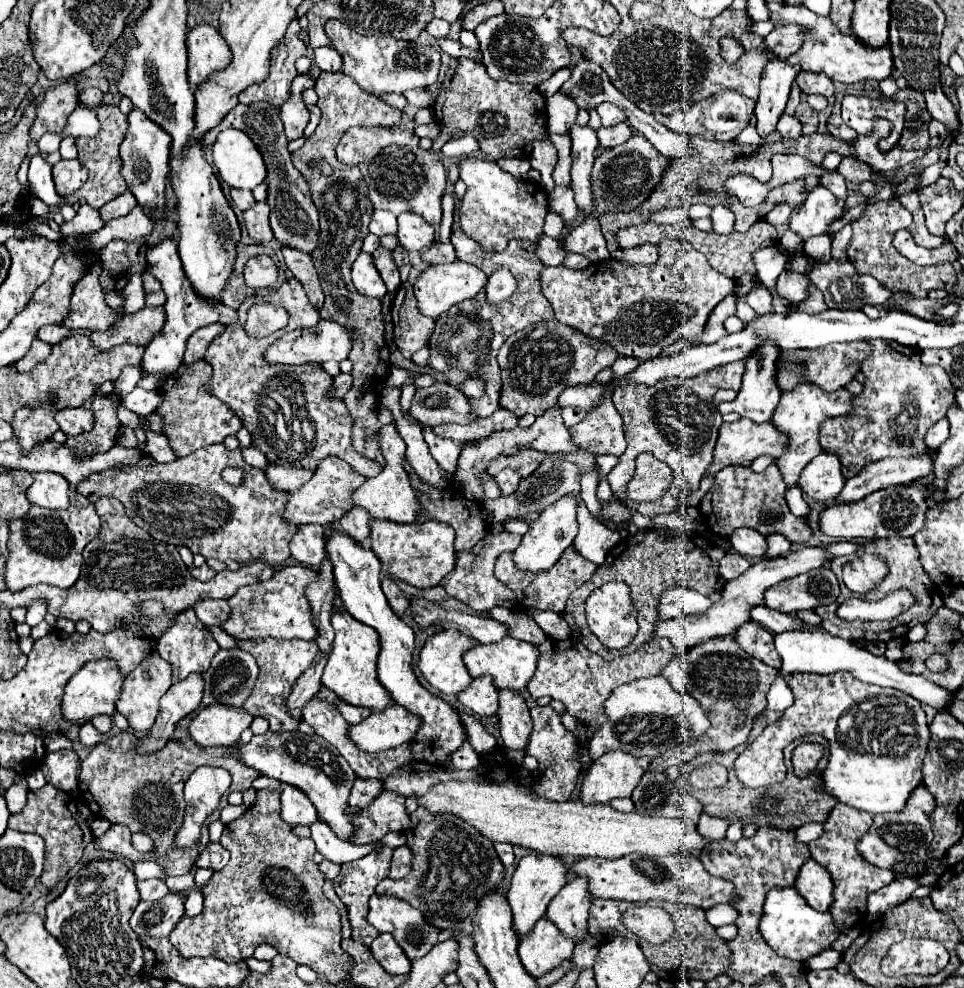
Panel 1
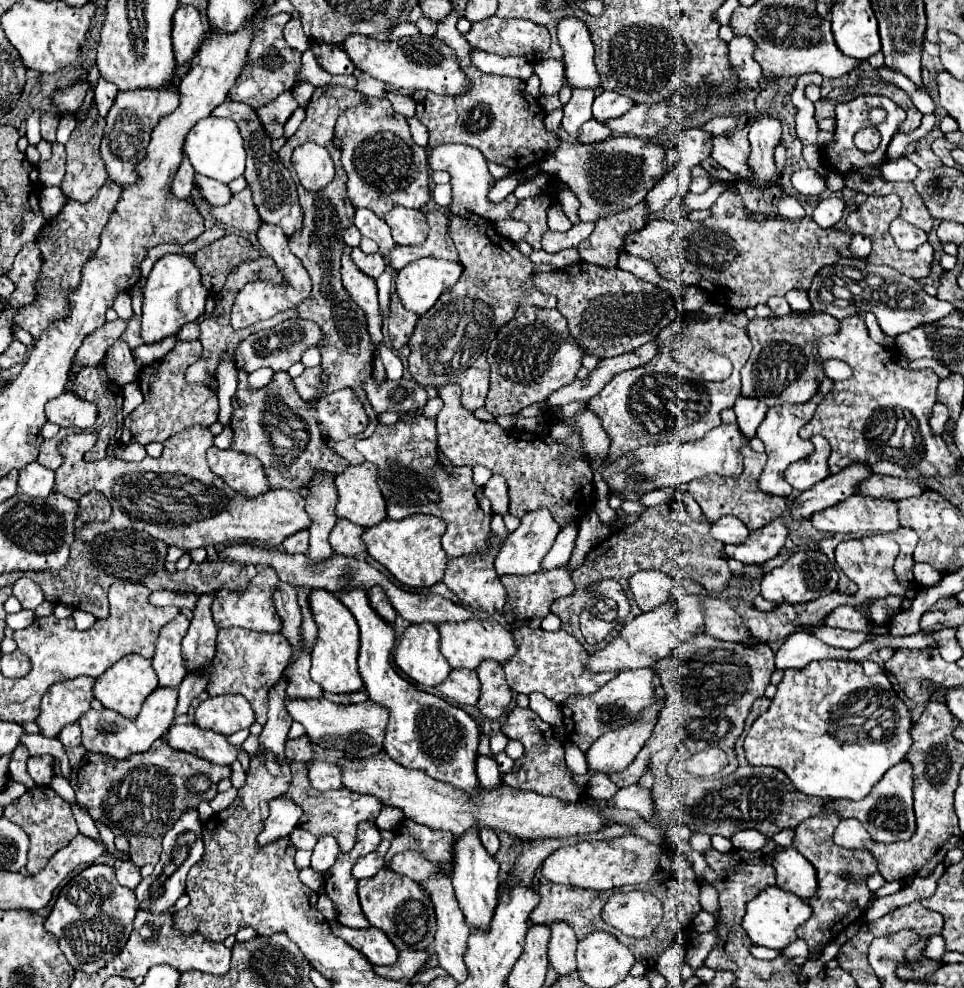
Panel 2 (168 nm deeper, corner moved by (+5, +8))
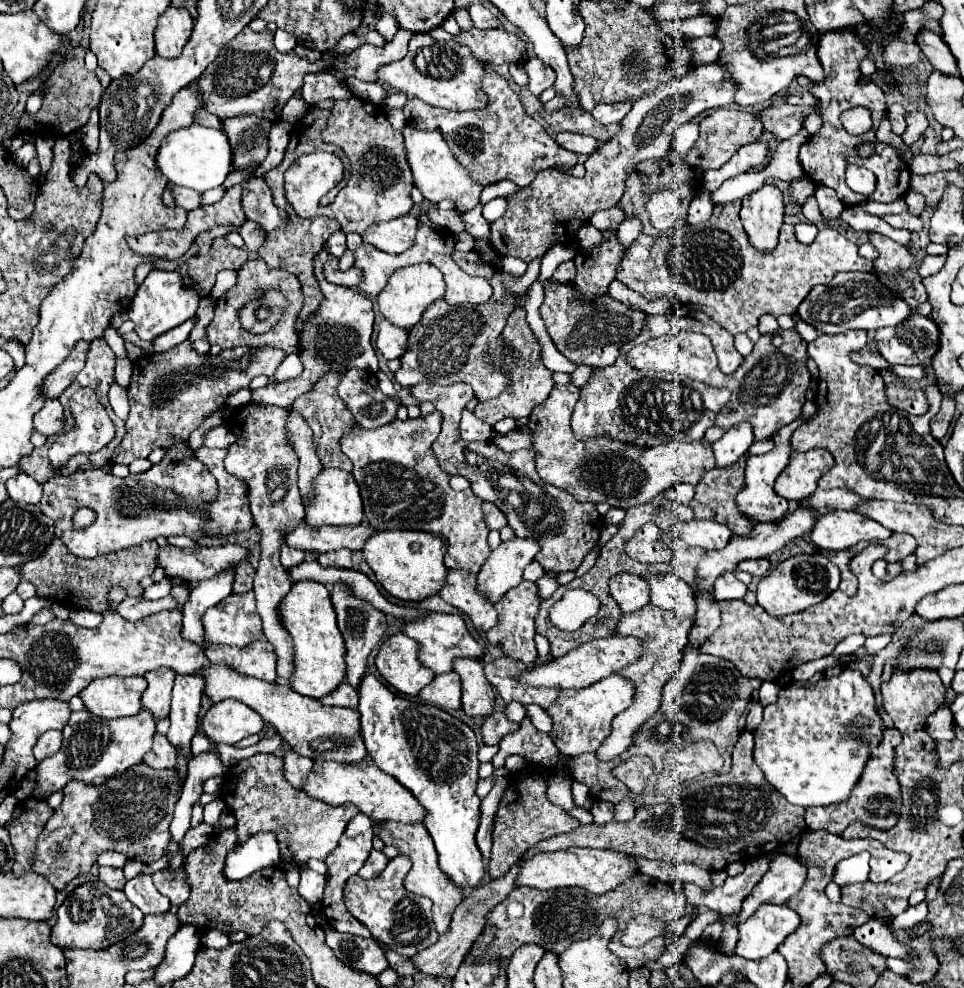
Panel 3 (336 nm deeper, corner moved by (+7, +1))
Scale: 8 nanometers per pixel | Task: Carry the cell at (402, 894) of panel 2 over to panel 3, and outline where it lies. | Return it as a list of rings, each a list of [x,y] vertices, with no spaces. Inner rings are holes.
[[[395,857],[377,879],[365,881],[359,875],[353,875],[345,885],[345,905],[351,915],[355,915],[355,919],[359,919],[377,941],[403,957],[417,955],[425,947],[433,945],[439,937],[431,921],[431,901],[419,895],[411,895],[403,887],[403,879],[409,869],[409,859]]]

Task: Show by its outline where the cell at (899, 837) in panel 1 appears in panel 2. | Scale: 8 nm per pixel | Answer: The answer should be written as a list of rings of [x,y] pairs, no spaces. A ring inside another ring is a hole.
[[[901,760],[893,768],[883,774],[883,780],[875,784],[871,794],[863,800],[831,800],[825,804],[825,812],[837,812],[843,820],[857,818],[865,830],[871,834],[875,842],[897,842],[909,840],[915,832],[915,816],[913,816],[913,770],[907,760]]]

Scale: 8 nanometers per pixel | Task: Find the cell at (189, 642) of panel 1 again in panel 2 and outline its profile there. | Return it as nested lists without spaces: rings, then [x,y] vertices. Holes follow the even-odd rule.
[[[179,614],[167,624],[157,640],[157,652],[153,656],[153,670],[159,678],[159,688],[177,688],[187,676],[181,658],[181,640],[189,628],[189,620]]]

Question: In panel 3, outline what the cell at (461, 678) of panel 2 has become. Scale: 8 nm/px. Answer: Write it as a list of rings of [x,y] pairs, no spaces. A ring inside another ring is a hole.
[[[455,671],[437,675],[433,683],[419,693],[419,699],[441,709],[461,709],[461,677]]]

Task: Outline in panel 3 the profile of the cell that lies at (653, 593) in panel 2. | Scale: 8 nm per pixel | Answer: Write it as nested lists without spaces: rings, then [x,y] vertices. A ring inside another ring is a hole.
[[[629,573],[615,575],[609,581],[609,589],[611,589],[611,597],[621,605],[625,613],[639,611],[651,601],[649,583],[645,583],[645,579],[639,575],[629,575]]]

